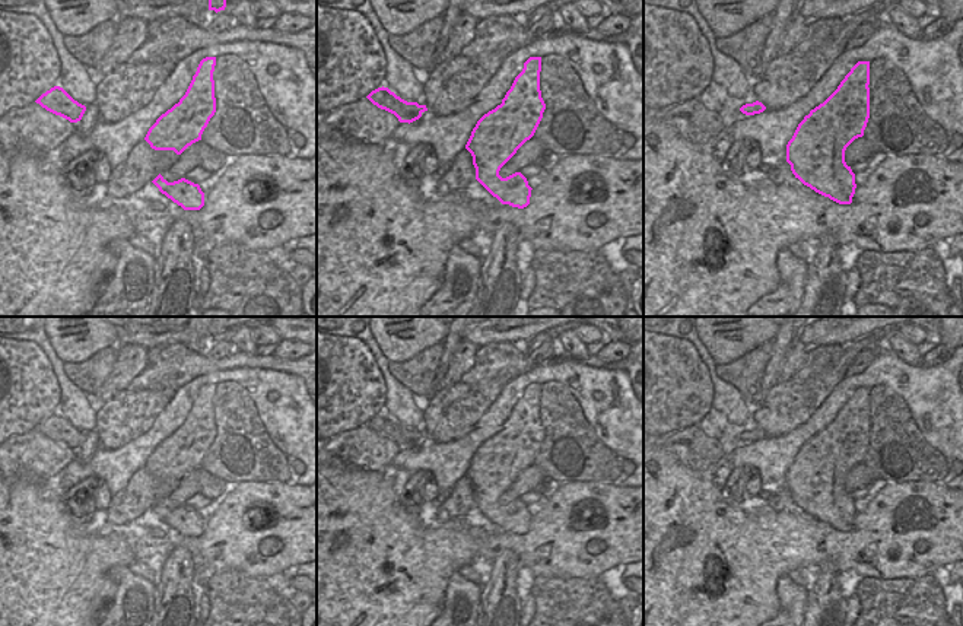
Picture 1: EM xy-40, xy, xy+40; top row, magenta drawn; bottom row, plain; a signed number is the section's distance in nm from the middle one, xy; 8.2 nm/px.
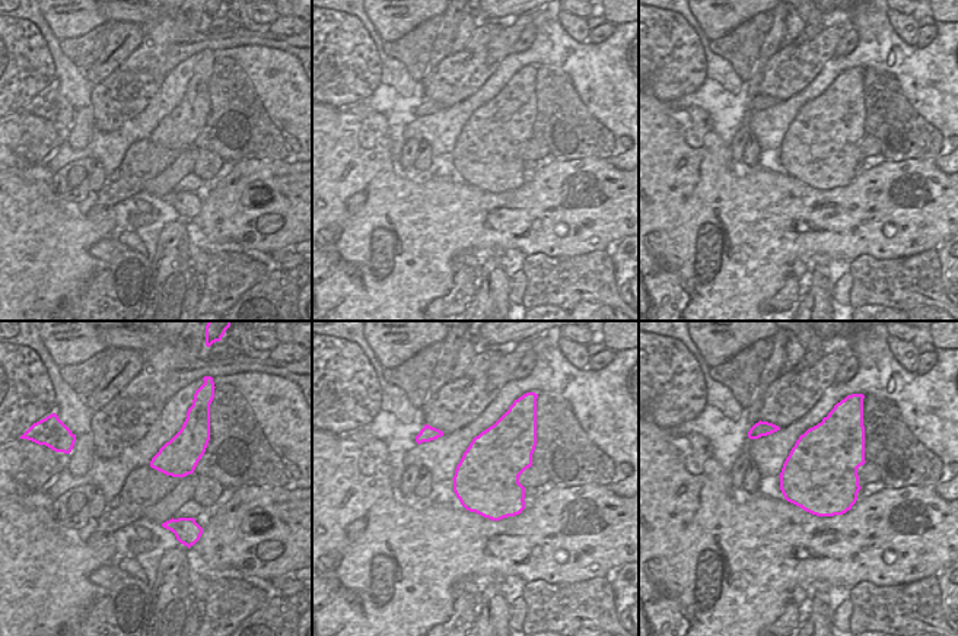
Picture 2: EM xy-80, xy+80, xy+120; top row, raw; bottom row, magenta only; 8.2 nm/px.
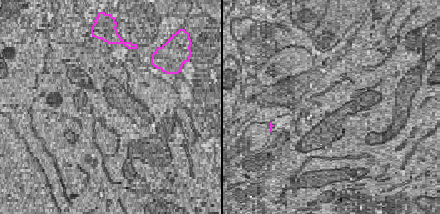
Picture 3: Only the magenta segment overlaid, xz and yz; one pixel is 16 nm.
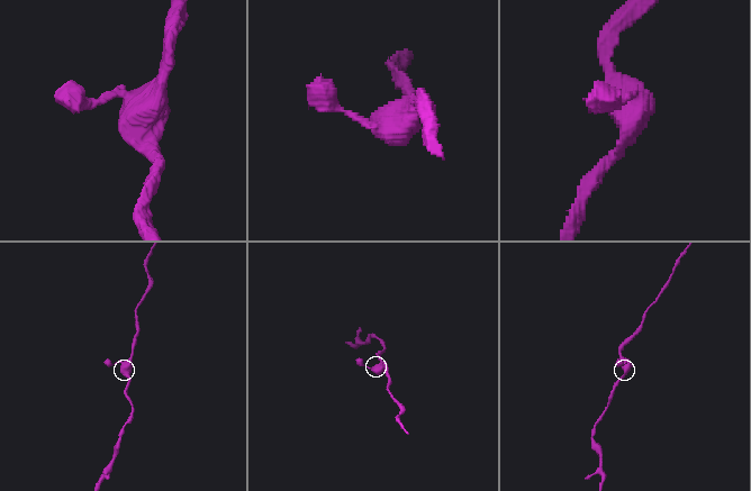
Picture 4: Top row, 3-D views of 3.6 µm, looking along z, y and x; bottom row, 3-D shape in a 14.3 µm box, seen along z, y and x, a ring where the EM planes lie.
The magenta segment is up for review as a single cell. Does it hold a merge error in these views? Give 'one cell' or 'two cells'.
one cell

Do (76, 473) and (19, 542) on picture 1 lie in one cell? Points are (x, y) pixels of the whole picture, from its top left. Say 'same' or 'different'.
different

